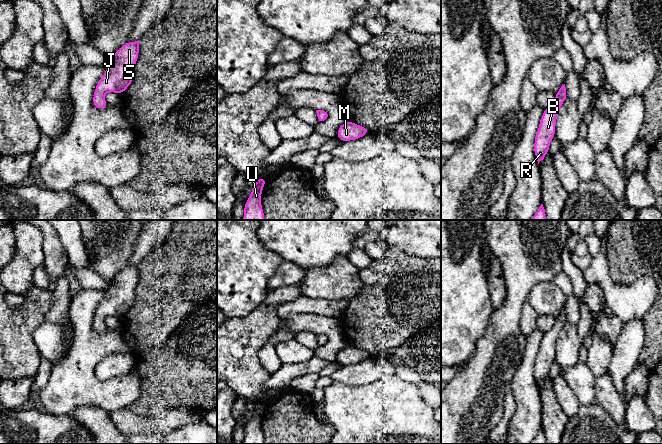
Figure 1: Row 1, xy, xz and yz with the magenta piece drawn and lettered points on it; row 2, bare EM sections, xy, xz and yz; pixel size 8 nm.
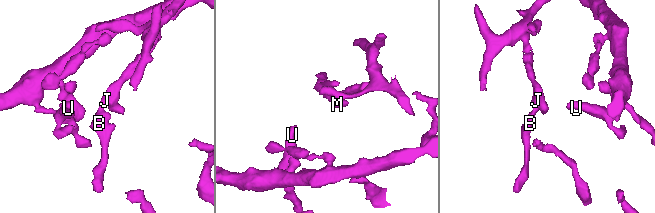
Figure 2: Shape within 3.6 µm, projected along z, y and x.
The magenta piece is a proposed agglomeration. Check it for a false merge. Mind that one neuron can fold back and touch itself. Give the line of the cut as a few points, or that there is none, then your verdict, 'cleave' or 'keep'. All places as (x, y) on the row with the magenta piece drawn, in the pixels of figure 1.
no cut | keep

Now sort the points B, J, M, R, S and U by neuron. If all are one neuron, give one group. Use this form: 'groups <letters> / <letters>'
groups B J M R S U

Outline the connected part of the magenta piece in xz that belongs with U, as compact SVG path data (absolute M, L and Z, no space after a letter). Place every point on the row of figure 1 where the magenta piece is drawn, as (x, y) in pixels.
M263 176L255 181L252 192L244 205L243 220L265 220L261 195L266 182Z

